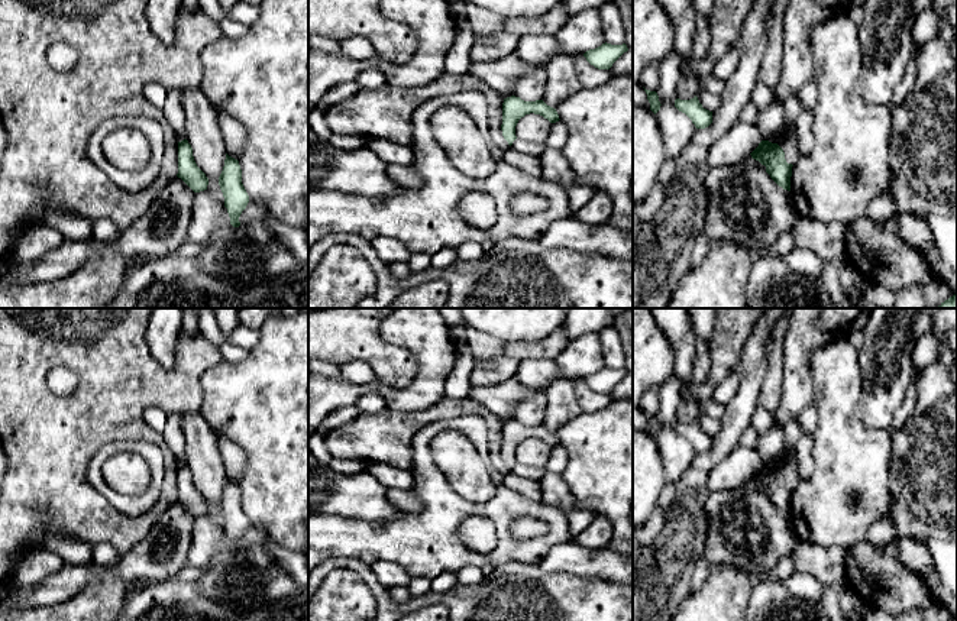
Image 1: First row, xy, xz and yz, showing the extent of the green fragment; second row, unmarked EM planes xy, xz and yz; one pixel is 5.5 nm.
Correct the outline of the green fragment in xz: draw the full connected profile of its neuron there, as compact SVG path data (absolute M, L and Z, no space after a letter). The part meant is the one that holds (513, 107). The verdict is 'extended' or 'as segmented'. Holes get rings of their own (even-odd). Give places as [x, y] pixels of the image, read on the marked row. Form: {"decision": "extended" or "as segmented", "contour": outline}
{"decision": "as segmented", "contour": "M515 96L504 98L501 130L504 139L508 142L510 146L517 139L515 126L518 120L530 113L540 114L550 123L556 123L560 120L556 109L547 106L543 100L524 101Z"}

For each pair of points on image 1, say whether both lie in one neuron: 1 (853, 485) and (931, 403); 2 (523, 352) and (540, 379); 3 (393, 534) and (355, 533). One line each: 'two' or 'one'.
1: two
2: two
3: one

